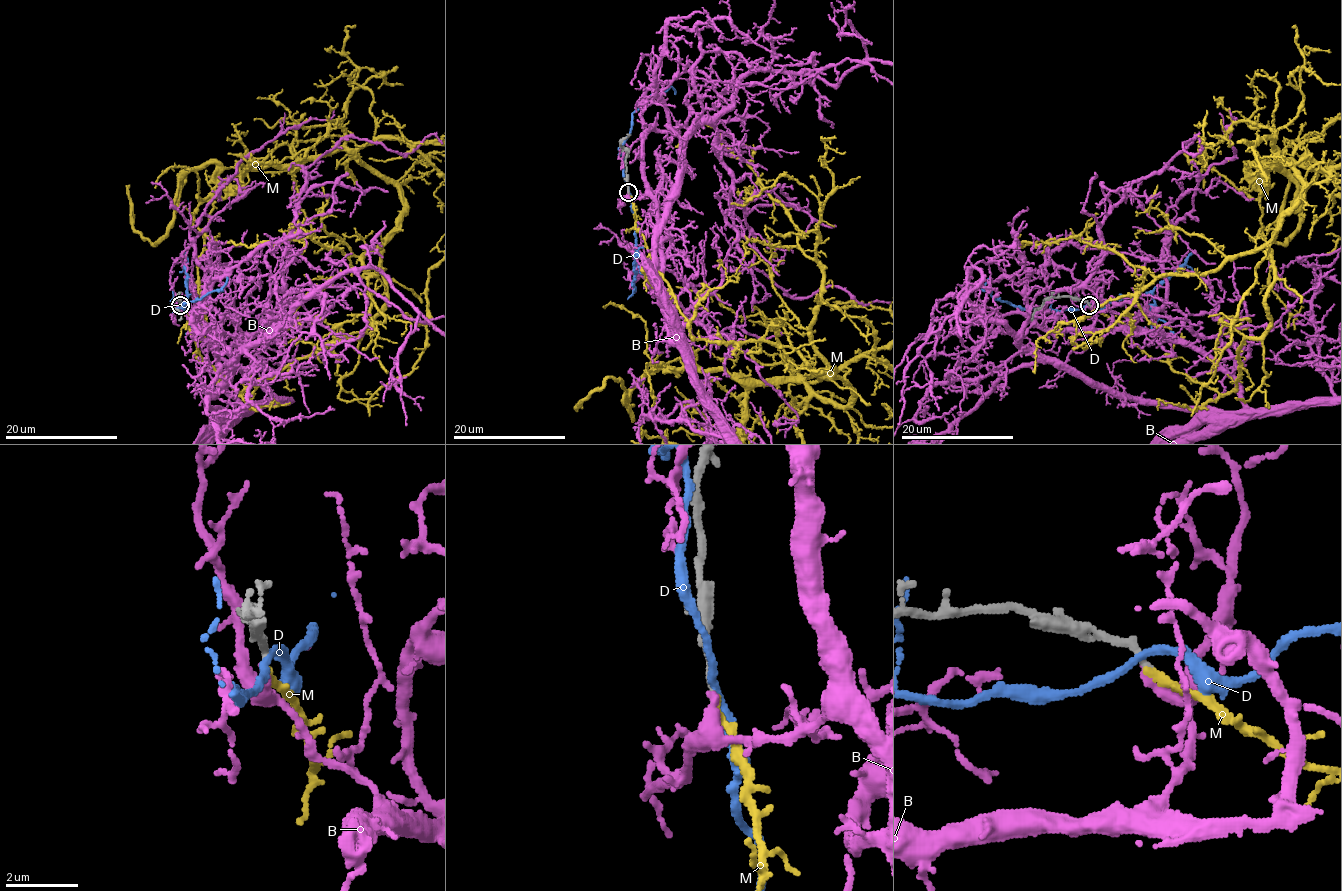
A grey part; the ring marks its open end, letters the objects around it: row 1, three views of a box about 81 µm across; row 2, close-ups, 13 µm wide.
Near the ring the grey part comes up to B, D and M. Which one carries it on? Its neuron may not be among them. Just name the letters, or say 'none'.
M

